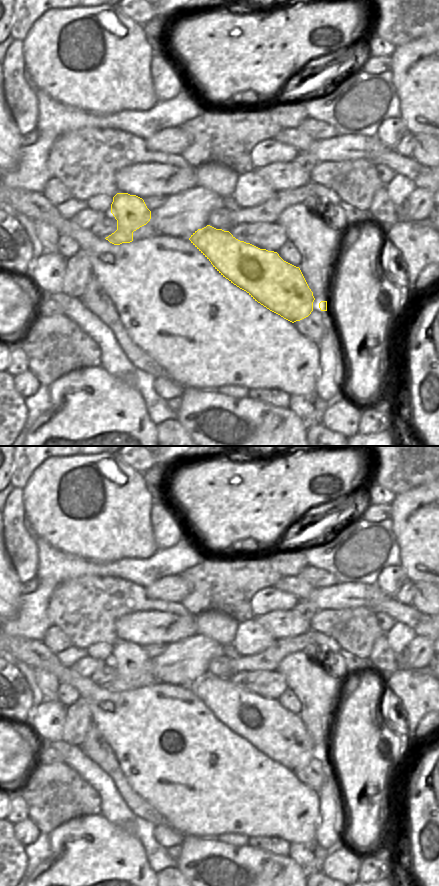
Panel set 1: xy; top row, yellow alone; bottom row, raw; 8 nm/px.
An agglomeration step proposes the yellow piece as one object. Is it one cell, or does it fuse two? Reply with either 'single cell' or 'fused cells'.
single cell

